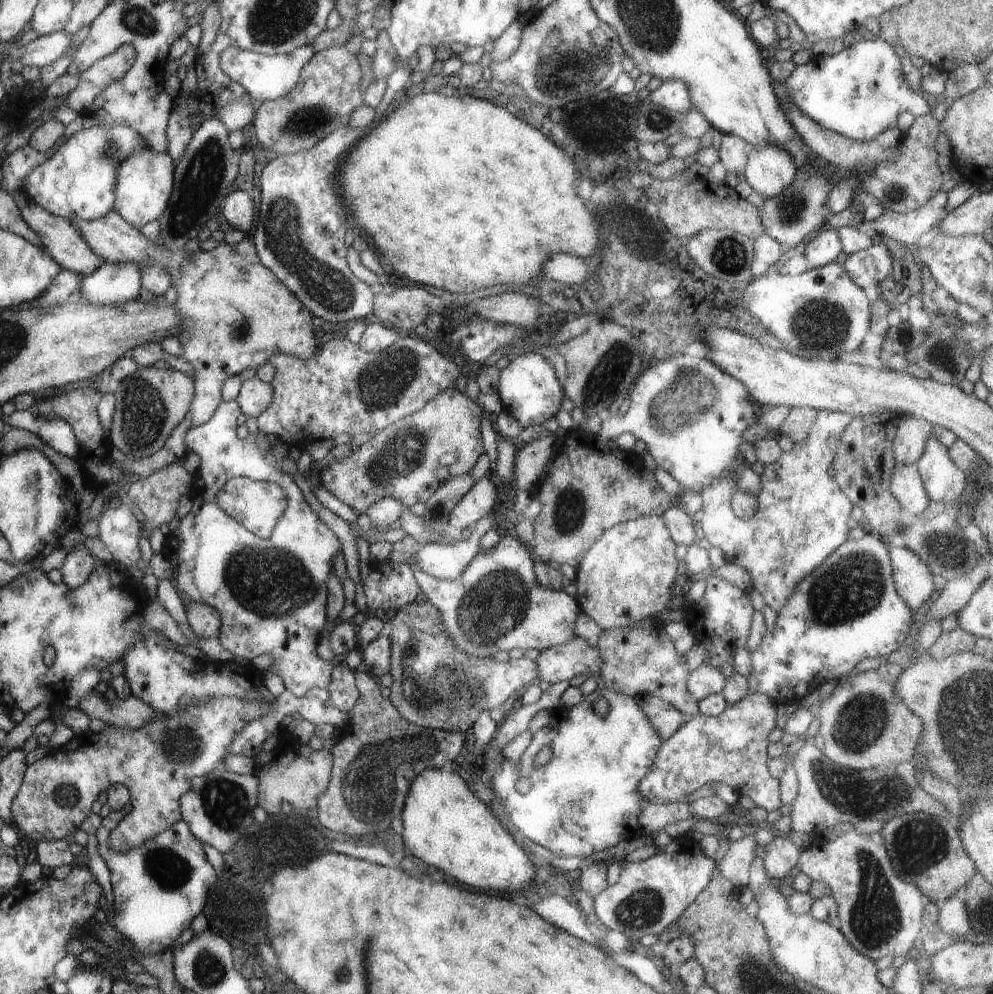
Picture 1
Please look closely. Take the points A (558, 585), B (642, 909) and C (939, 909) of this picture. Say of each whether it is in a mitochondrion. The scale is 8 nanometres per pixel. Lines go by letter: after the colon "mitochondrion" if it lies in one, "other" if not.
A: other
B: mitochondrion
C: other

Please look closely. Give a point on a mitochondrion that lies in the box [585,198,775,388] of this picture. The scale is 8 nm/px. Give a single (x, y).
(729, 254)

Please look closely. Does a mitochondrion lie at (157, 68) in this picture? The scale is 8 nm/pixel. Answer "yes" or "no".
no

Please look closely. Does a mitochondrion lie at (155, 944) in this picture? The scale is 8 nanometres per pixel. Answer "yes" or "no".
no

